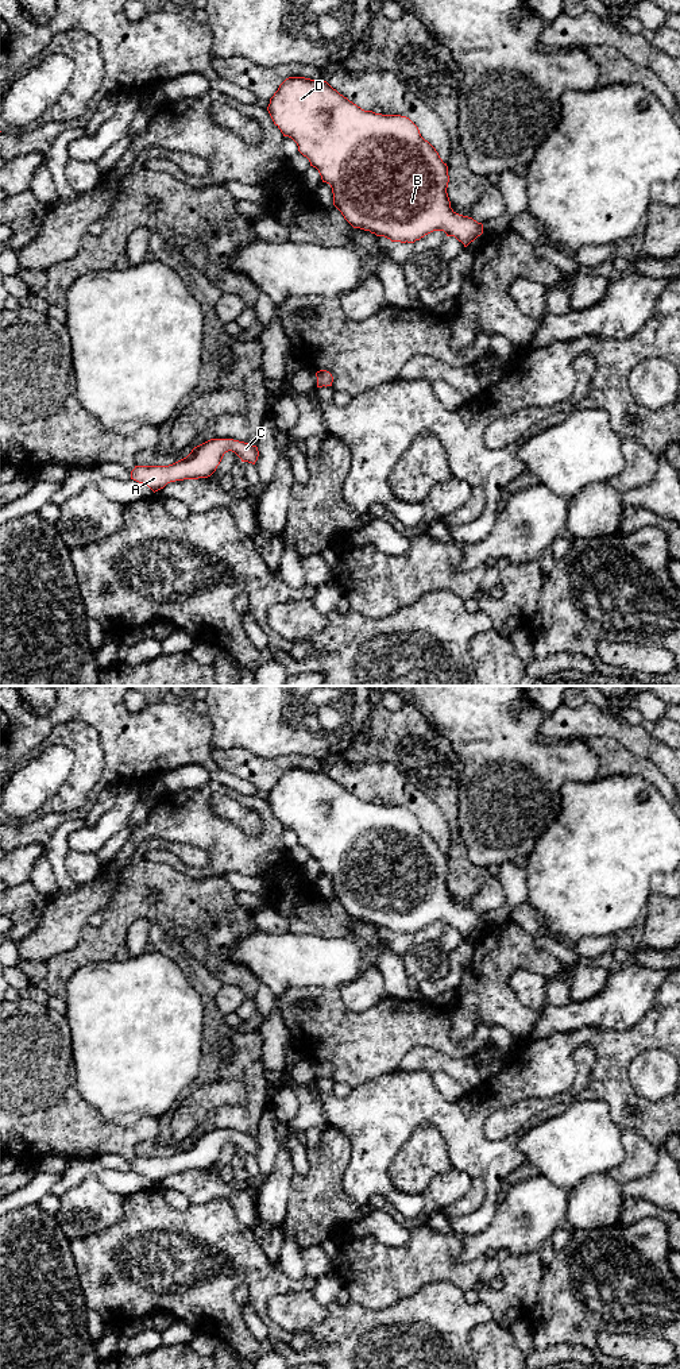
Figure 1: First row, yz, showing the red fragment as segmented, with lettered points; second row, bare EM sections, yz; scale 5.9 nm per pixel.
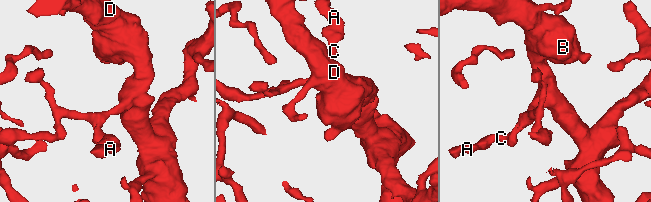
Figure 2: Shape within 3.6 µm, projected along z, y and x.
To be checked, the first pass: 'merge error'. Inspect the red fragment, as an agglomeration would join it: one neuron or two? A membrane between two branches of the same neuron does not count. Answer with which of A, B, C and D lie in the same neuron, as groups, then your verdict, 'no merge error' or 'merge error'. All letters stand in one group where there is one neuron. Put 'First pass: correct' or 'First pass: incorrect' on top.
First pass: incorrect
A B C D | no merge error

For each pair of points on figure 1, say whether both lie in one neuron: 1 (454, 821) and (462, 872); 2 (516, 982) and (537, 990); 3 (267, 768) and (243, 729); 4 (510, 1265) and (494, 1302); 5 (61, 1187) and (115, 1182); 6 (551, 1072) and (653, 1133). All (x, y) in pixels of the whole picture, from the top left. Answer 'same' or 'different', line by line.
1: same
2: same
3: different
4: same
5: same
6: same

